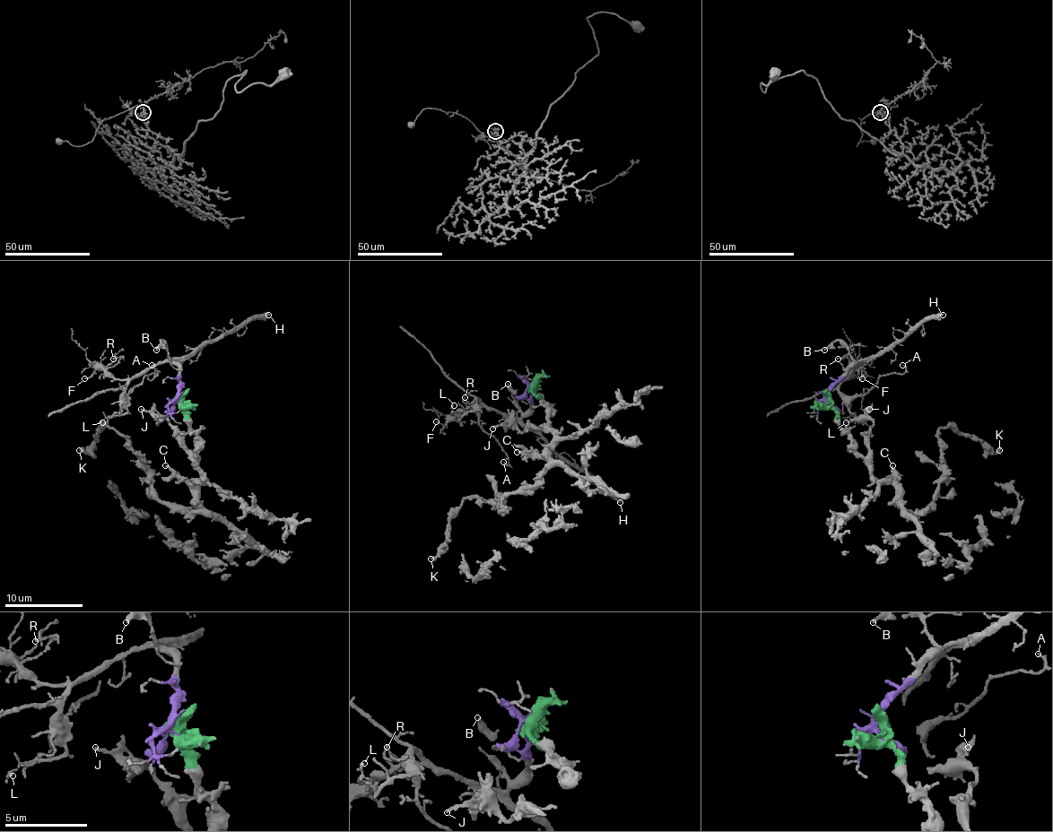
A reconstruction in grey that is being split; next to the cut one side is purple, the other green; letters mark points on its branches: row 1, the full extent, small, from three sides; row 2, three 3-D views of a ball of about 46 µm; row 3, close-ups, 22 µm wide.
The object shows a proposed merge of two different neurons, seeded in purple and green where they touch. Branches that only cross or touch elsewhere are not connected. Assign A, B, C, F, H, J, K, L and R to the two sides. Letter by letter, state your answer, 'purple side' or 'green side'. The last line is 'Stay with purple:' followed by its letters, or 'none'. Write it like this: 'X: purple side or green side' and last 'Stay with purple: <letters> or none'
A: purple side
B: purple side
C: green side
F: purple side
H: purple side
J: green side
K: green side
L: purple side
R: purple side
Stay with purple: A, B, F, H, L, R

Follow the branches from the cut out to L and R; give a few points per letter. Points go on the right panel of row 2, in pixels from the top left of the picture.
L: (825, 396), (825, 391), (847, 368), (858, 361), (839, 385), (841, 398), (857, 416), (845, 422)
R: (825, 396), (825, 391), (847, 368), (858, 361), (845, 379), (855, 371), (847, 355), (837, 359)

